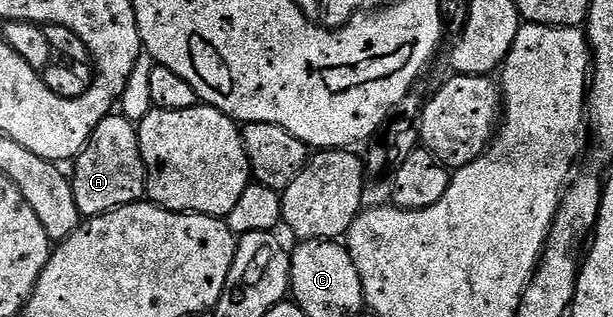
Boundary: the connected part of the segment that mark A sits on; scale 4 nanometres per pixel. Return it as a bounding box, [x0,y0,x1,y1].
[73,112,146,219]

